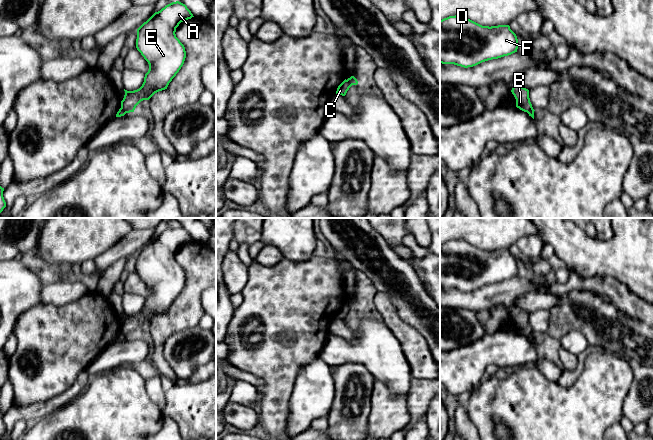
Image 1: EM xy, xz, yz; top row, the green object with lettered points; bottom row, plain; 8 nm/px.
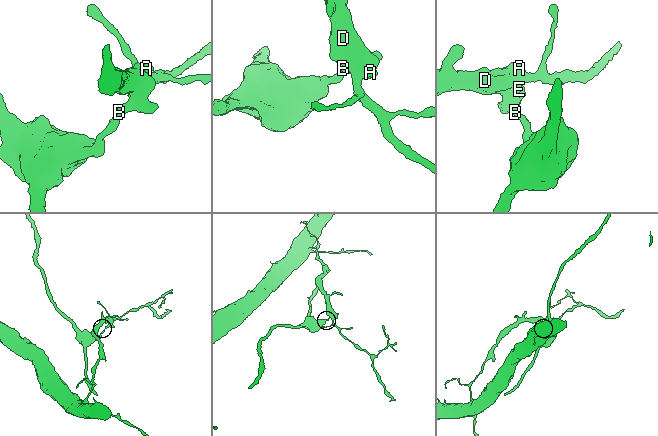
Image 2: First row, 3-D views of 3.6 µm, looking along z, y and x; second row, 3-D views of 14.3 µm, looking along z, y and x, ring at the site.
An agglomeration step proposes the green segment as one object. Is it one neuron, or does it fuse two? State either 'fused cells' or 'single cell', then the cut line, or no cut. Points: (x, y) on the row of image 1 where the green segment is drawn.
fused cells; cut xz (346, 80), (351, 85)

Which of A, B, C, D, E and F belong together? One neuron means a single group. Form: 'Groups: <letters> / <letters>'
Groups: A B D E F / C

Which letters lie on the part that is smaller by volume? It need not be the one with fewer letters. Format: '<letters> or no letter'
C

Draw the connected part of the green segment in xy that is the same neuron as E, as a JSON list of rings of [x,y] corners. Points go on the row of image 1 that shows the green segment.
[[[179,1],[172,2],[155,12],[137,29],[136,48],[149,64],[142,86],[134,91],[125,91],[121,108],[134,112],[143,100],[167,89],[179,72],[186,58],[184,45],[176,37],[176,28],[193,14]]]

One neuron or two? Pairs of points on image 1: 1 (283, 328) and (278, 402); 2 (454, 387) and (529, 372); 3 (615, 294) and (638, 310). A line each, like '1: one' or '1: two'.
1: one
2: two
3: one

